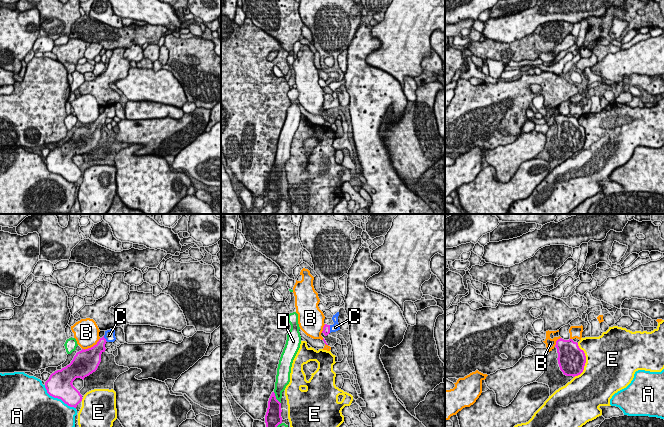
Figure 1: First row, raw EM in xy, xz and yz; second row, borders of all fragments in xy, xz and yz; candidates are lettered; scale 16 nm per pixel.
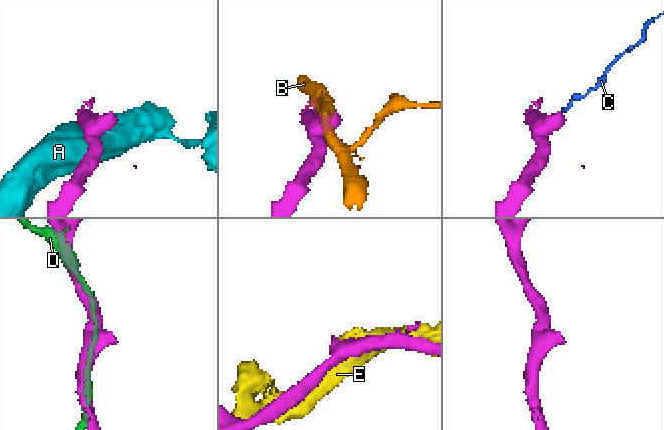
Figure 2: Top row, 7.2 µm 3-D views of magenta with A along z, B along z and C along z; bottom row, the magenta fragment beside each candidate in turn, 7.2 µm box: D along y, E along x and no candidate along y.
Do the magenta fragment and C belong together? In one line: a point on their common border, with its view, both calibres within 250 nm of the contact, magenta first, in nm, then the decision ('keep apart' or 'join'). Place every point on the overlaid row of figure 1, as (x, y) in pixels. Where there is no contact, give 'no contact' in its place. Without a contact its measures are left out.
meets magenta in xz at (329, 329); 130 nm thick on the magenta side, 130 nm on the other; join

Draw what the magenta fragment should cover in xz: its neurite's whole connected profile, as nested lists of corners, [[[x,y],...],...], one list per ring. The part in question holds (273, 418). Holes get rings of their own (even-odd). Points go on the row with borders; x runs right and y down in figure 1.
[[[272,392],[268,401],[268,408],[265,415],[266,427],[277,427],[279,424],[281,424],[281,412],[281,403],[276,399],[275,393]]]

